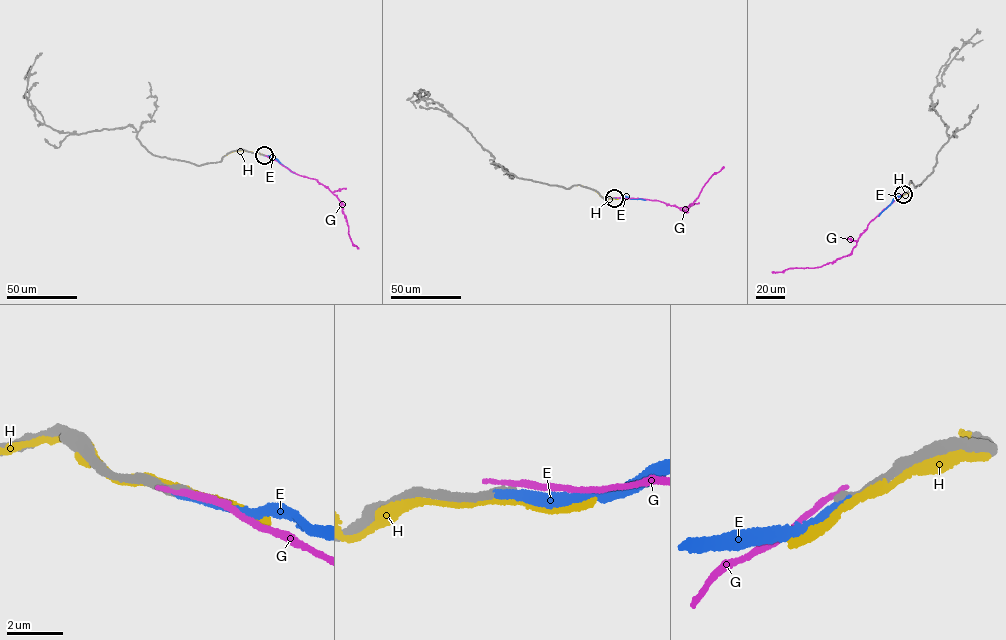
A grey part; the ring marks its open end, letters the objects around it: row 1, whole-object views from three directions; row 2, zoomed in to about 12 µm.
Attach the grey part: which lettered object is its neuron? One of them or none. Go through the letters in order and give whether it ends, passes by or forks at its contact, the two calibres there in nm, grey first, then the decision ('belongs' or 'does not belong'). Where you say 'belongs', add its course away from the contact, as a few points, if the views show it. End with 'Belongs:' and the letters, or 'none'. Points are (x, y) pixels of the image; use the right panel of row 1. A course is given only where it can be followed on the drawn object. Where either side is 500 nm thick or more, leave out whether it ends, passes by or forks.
E: it ends there; 320 nm thick on the grey side, 320 nm on the other; belongs; it runs (903, 194), (894, 198), (878, 216)
G: it ends there; 260 nm thick on the grey side, 240 nm on the other; does not belong
H: it passes by; 280 nm thick on the grey side, 240 nm on the other; does not belong
Belongs: E

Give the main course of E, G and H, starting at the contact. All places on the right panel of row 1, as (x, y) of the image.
E: (903, 194), (894, 198), (878, 216)
G: (902, 194), (870, 222), (848, 255), (821, 267), (772, 272)
H: (904, 194), (910, 192), (909, 183), (912, 182)

